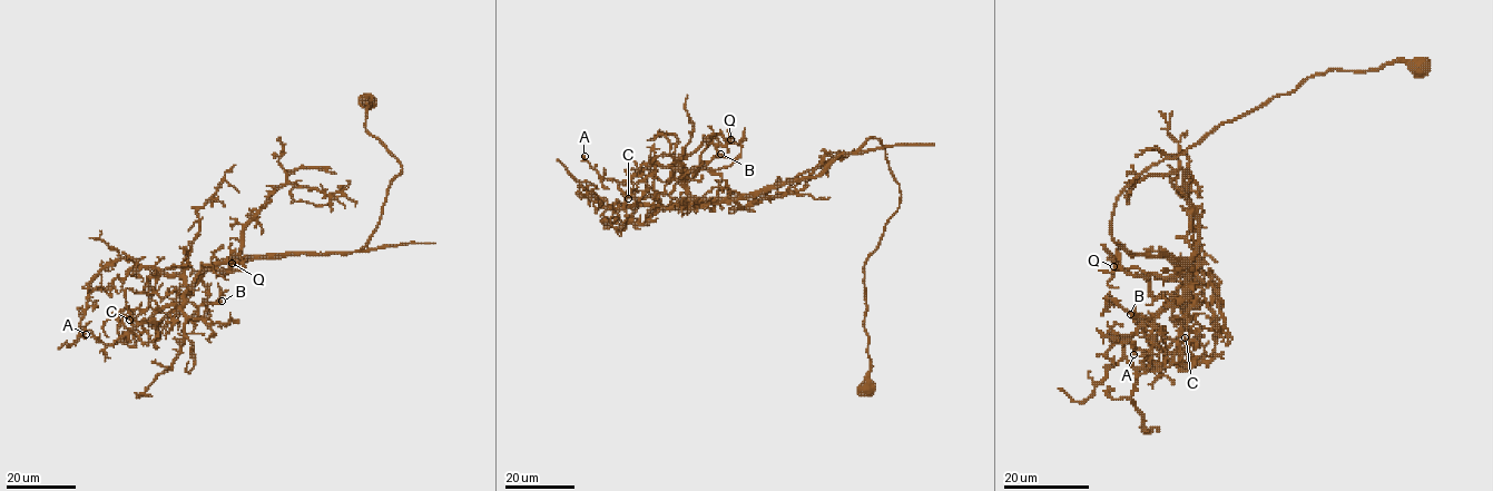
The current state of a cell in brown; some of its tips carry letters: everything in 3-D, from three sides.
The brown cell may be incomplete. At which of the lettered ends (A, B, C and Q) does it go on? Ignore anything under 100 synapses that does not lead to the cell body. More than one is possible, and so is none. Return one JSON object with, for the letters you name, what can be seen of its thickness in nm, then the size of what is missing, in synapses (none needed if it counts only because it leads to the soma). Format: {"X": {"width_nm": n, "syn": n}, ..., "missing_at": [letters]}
{"missing_at": []}

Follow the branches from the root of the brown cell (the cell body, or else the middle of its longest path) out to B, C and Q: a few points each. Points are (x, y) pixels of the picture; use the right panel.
B: (1422, 67), (1313, 75), (1142, 170), (1117, 200), (1112, 239), (1178, 259), (1186, 291), (1153, 320), (1130, 314)
C: (1422, 67), (1313, 75), (1125, 188), (1112, 239), (1186, 271), (1186, 291), (1146, 333), (1166, 366), (1185, 337)
Q: (1422, 67), (1313, 75), (1150, 166), (1118, 198), (1112, 239), (1185, 266), (1135, 276), (1118, 253), (1113, 266)

